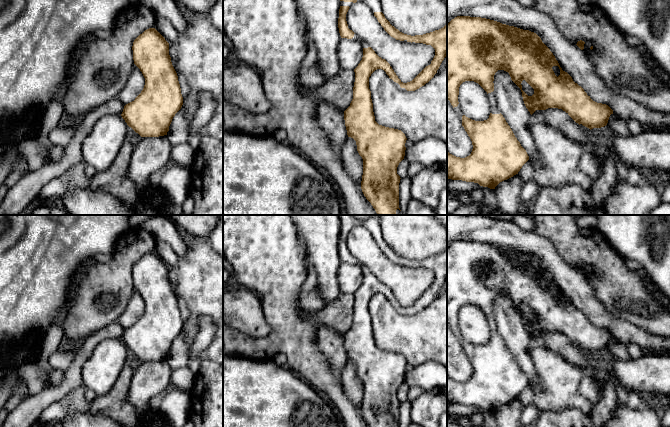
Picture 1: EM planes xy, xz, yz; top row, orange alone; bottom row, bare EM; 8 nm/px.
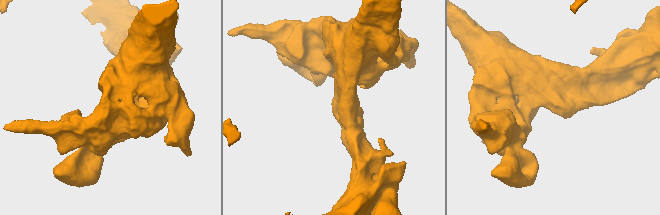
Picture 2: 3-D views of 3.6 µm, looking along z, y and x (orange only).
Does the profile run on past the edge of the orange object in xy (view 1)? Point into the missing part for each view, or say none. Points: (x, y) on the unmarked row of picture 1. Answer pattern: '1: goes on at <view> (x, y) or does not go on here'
1: does not go on here

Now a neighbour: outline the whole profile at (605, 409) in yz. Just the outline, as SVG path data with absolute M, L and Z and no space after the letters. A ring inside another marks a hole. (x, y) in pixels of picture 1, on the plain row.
M558 332L536 334L532 338L533 343L540 343L546 348L562 355L570 364L578 365L586 374L595 378L600 386L600 399L593 404L591 420L594 427L605 427L617 413L618 397L616 392L617 383L604 371L595 368L589 358L581 353L565 335Z

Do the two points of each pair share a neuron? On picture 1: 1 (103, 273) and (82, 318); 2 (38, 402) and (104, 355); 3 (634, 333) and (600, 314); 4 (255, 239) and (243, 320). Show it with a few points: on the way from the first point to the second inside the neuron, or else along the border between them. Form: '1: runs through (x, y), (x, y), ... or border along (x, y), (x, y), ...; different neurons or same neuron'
1: runs through (103, 284), (91, 298), (91, 307); same neuron
2: border along (92, 350), (92, 353), (81, 369), (82, 384); different neurons
3: runs through (626, 332), (608, 321); same neuron
4: border along (248, 288), (250, 290); different neurons

